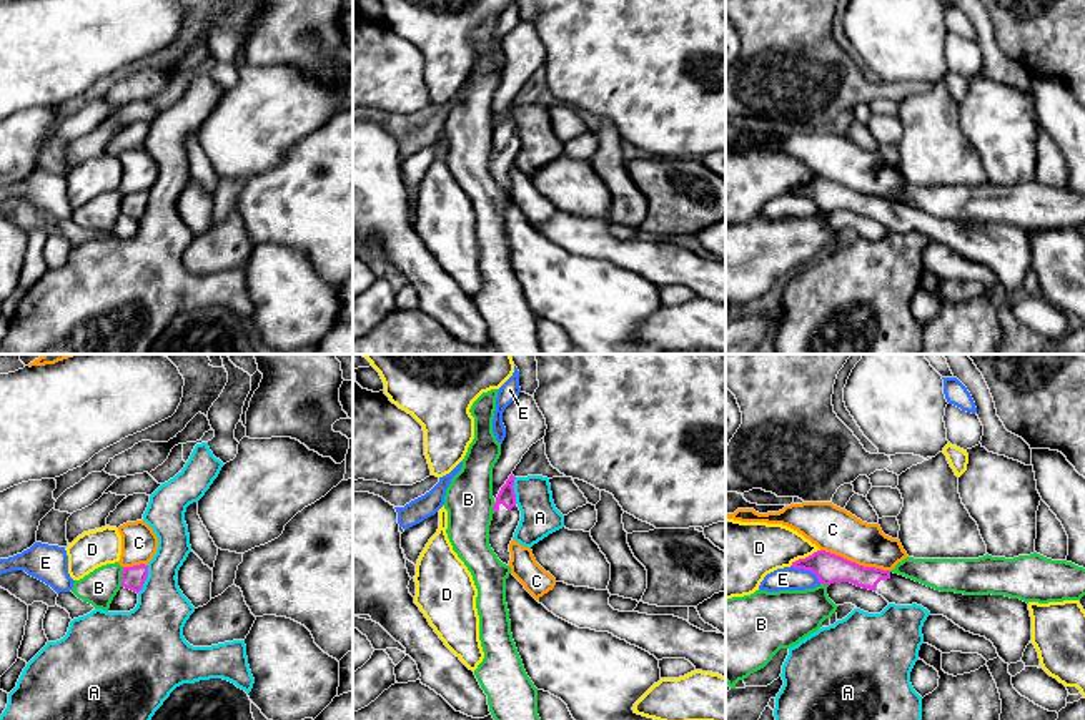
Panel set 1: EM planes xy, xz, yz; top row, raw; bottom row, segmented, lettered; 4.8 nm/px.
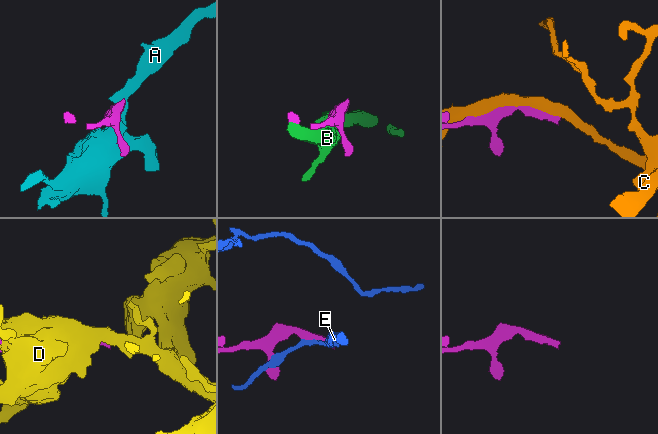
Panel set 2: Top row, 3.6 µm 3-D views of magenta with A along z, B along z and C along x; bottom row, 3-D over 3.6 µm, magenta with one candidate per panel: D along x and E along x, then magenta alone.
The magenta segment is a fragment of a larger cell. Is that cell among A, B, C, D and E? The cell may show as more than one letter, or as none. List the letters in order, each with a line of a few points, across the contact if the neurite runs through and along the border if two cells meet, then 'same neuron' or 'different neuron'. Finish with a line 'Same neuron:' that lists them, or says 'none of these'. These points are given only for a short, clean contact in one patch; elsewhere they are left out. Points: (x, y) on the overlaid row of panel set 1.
A: line xy (148, 566), (148, 576), (137, 592); different neuron
B: different neuron
C: different neuron
D: different neuron
E: different neuron
Same neuron: none of these

